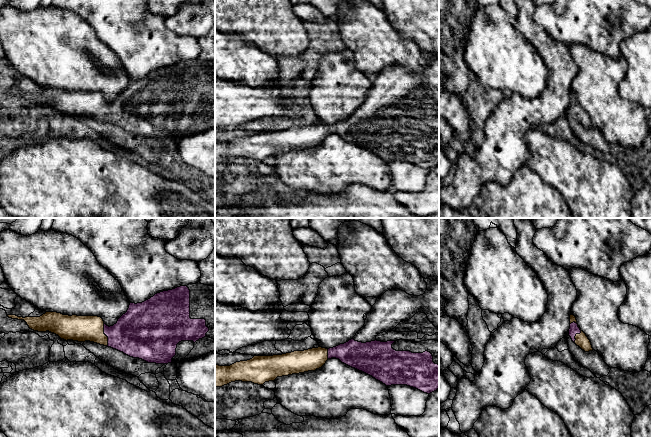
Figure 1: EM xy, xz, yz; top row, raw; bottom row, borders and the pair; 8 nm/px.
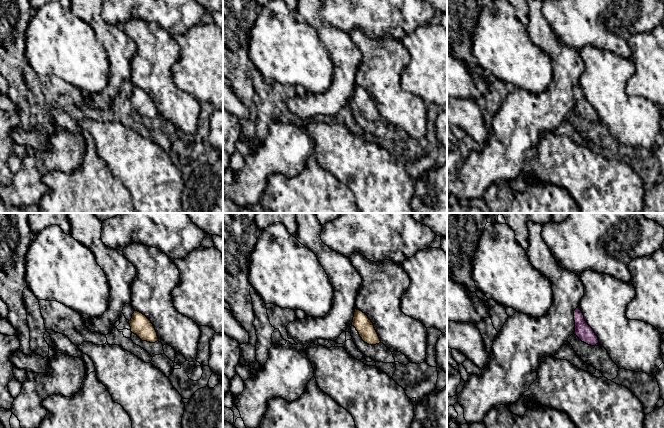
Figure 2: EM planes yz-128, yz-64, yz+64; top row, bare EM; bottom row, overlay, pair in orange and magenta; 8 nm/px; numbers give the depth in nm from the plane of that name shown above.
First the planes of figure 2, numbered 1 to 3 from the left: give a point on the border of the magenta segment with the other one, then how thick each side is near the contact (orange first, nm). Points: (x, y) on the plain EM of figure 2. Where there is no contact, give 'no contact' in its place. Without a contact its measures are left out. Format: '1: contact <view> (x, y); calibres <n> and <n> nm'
1: no contact
2: no contact
3: contact yz+64 (596, 120); calibres 20 and 140 nm

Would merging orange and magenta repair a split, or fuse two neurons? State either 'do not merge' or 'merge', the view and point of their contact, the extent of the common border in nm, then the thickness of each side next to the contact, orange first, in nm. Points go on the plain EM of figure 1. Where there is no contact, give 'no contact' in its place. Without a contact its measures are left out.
merge; meets orange in xy at (105, 111); contact 180 nm long; 200 nm thick on the orange side, 360 nm on the other

